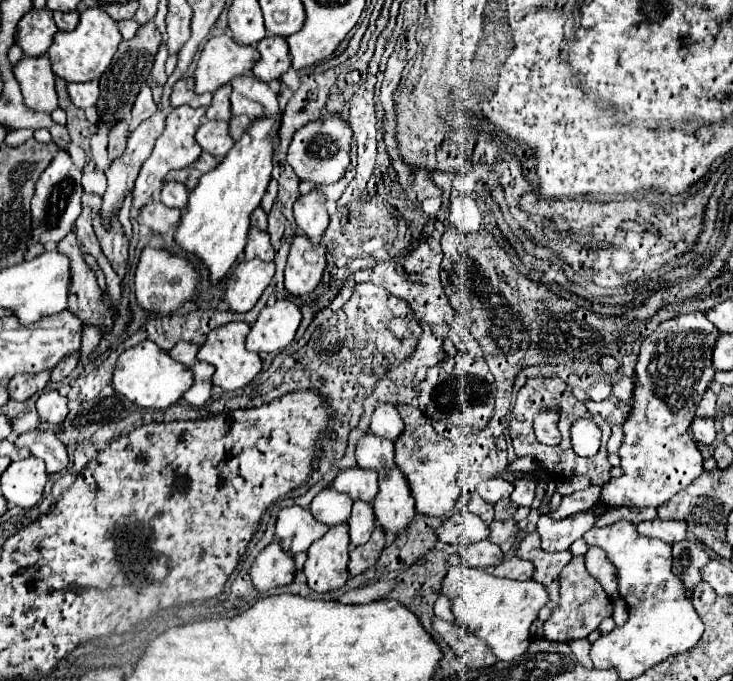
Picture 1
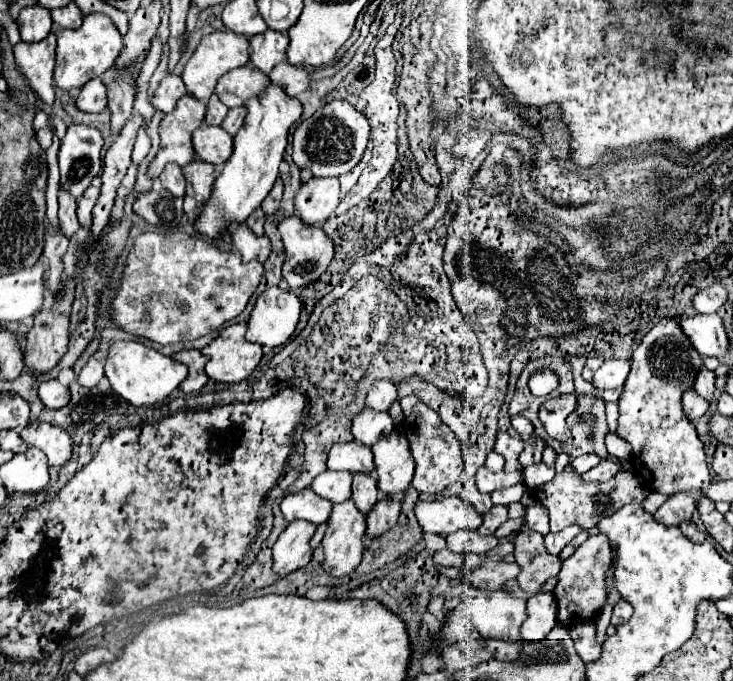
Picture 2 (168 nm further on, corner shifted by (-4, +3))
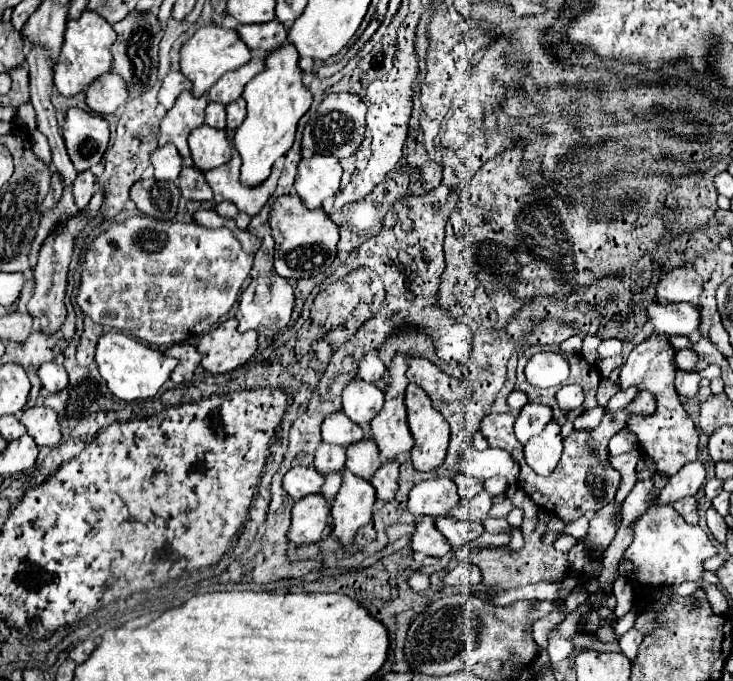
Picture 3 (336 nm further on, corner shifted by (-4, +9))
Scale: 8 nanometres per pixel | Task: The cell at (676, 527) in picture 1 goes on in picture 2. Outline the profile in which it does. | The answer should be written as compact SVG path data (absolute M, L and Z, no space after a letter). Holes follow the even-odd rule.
M679 492L667 498L667 502L653 514L653 518L659 524L667 524L667 526L679 526L681 522L691 520L691 514L695 510L695 498Z

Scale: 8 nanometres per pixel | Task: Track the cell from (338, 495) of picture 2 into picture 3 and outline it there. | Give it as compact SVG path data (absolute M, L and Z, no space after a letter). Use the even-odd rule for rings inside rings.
M321 442L315 450L315 462L317 470L321 474L327 474L331 470L343 470L345 468L345 448L329 442Z

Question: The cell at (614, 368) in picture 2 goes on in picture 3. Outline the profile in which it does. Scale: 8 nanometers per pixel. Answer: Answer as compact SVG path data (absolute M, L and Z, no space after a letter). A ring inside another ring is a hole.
M603 340L601 346L597 348L597 352L601 358L609 358L609 356L621 354L621 346L623 346L621 340Z

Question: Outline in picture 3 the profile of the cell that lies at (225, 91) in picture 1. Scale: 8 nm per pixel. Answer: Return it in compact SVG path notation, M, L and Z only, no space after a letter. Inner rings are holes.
M209 102L205 110L205 124L213 128L225 128L225 106L217 102Z

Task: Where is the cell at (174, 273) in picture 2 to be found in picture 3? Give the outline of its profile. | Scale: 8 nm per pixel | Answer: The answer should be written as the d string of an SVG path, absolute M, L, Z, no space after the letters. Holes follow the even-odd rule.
M131 216L111 224L101 232L85 252L77 304L93 322L131 334L147 344L165 344L187 340L187 336L207 334L217 320L235 304L239 288L253 266L253 256L241 250L241 244L229 228L205 228L193 222L163 222L149 216Z

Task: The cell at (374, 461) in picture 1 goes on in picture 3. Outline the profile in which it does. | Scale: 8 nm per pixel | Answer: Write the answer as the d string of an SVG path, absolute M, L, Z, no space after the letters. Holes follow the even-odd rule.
M355 376L343 390L343 412L357 424L369 424L383 406L383 392Z

